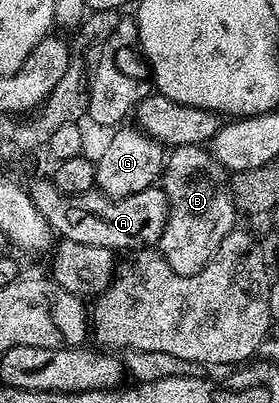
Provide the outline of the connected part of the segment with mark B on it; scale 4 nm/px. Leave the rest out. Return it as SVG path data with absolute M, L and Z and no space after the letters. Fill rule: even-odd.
M176 146L165 159L160 186L166 191L170 211L157 249L168 260L172 272L192 276L210 263L216 248L220 248L220 240L235 229L234 194L230 191L228 172L210 155L209 149Z

